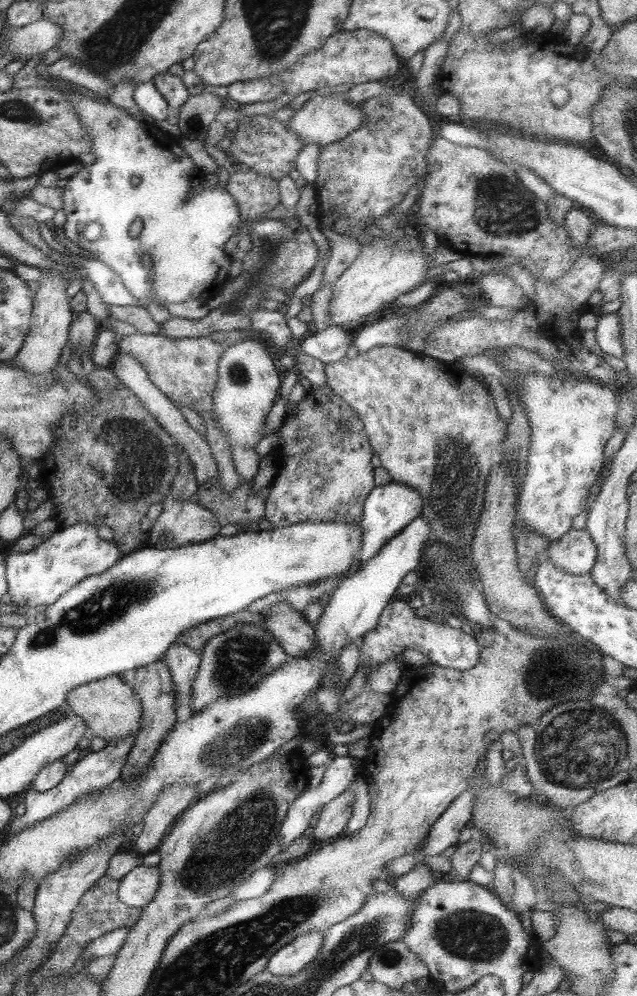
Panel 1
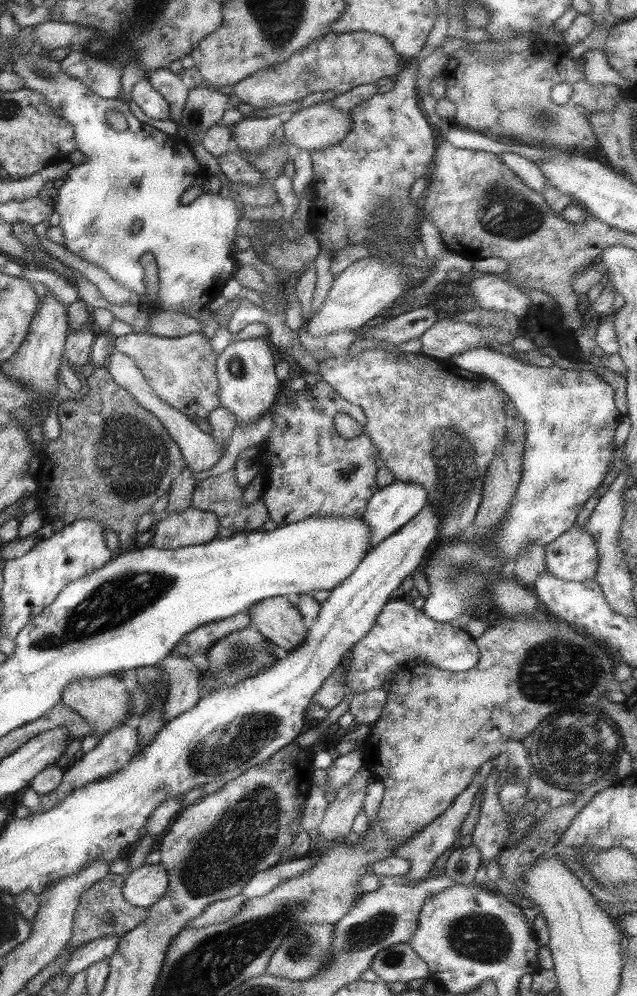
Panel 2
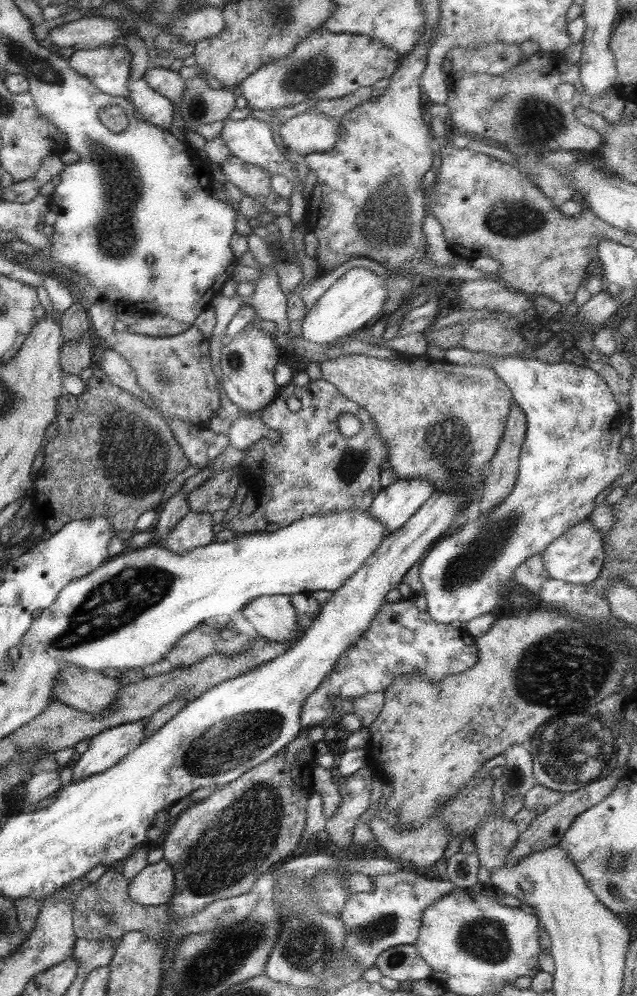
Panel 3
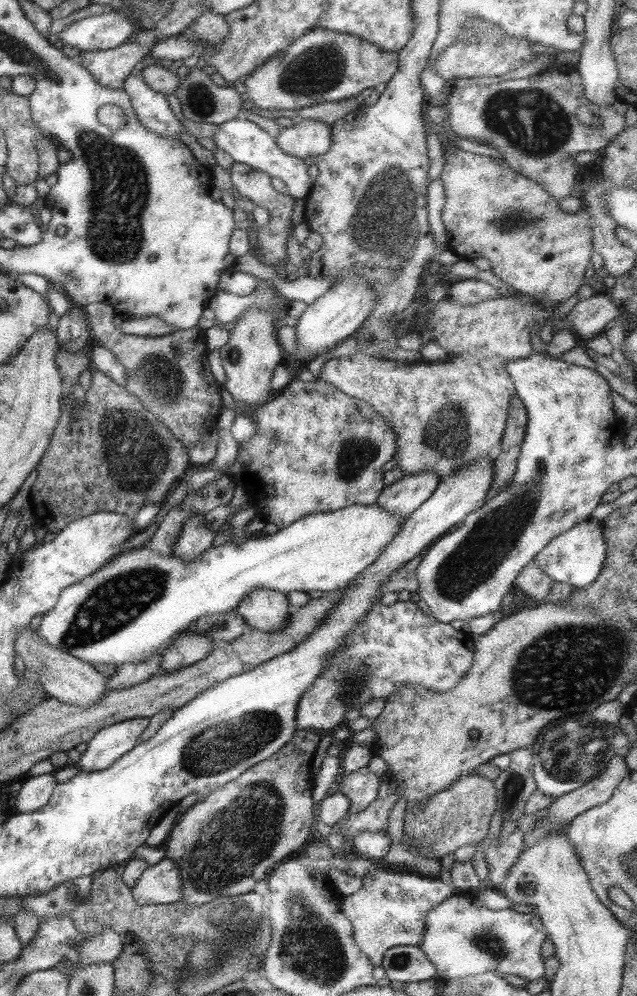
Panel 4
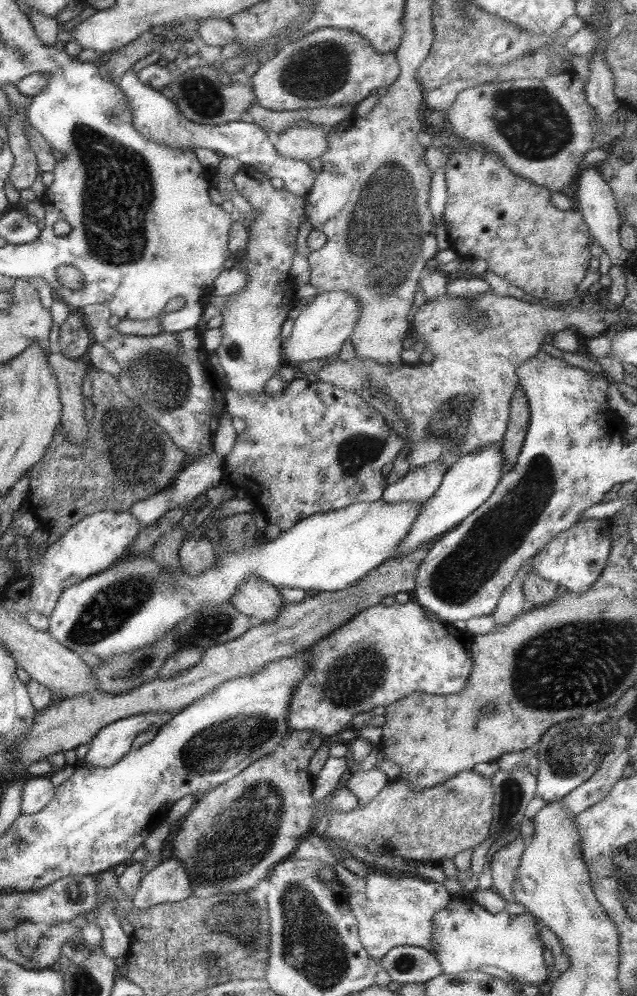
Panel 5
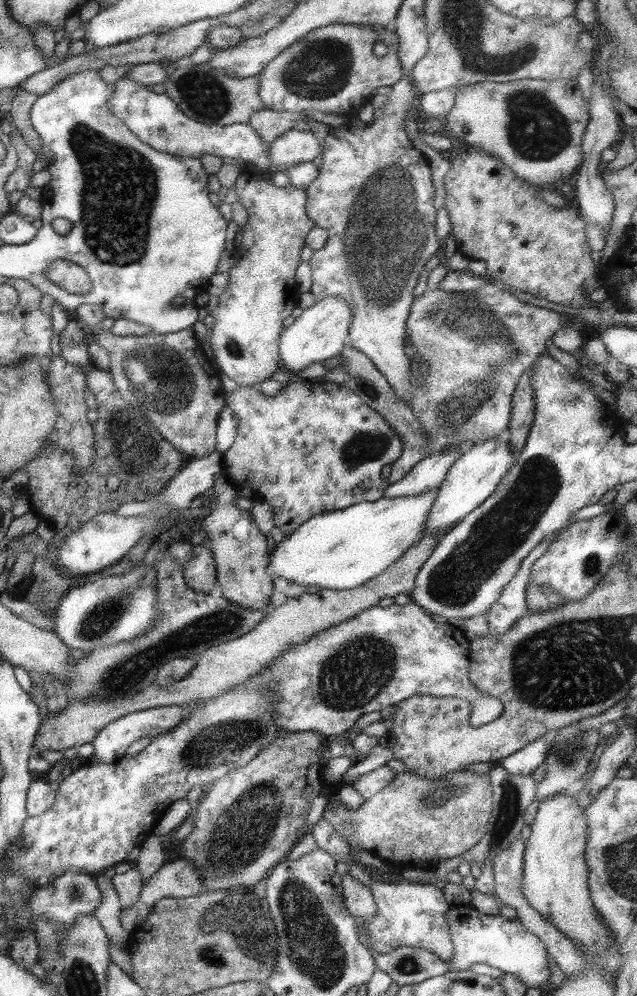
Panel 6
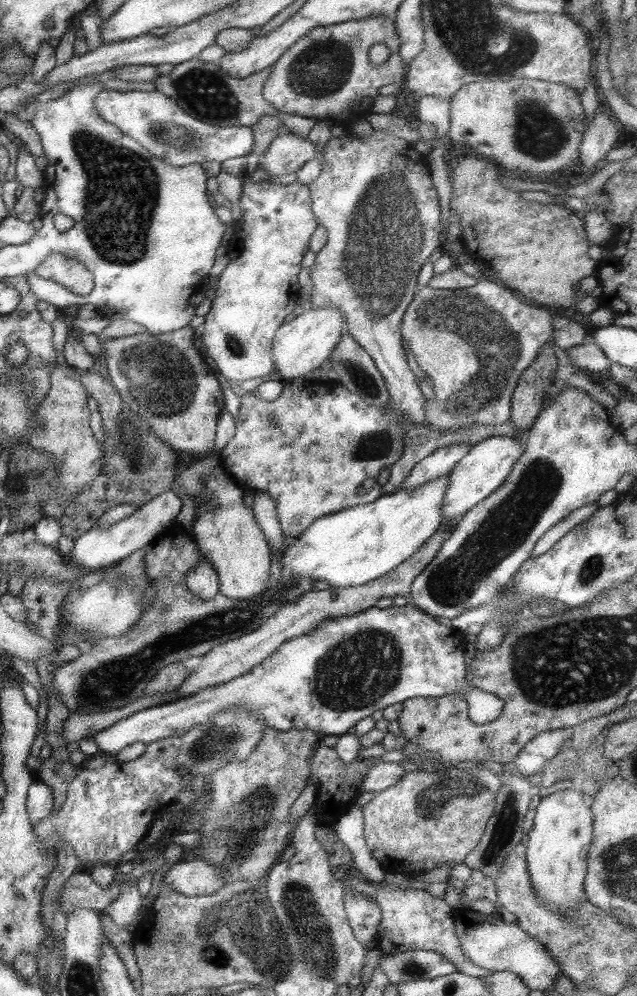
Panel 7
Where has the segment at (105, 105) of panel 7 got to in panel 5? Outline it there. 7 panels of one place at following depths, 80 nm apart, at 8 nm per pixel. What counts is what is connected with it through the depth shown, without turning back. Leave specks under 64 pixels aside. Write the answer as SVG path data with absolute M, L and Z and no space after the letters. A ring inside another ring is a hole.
M127 69L115 80L117 86L124 94L128 108L130 109L131 124L133 129L151 142L157 142L161 146L170 147L179 151L192 153L193 148L211 150L220 158L233 158L241 162L243 166L252 166L256 171L265 173L268 178L278 178L282 182L283 189L289 194L304 197L311 189L314 180L314 172L302 161L283 159L277 155L273 147L272 138L253 122L230 121L216 126L203 126L195 122L189 122L183 118L180 110L172 100L166 98L158 90L142 83L136 72Z

